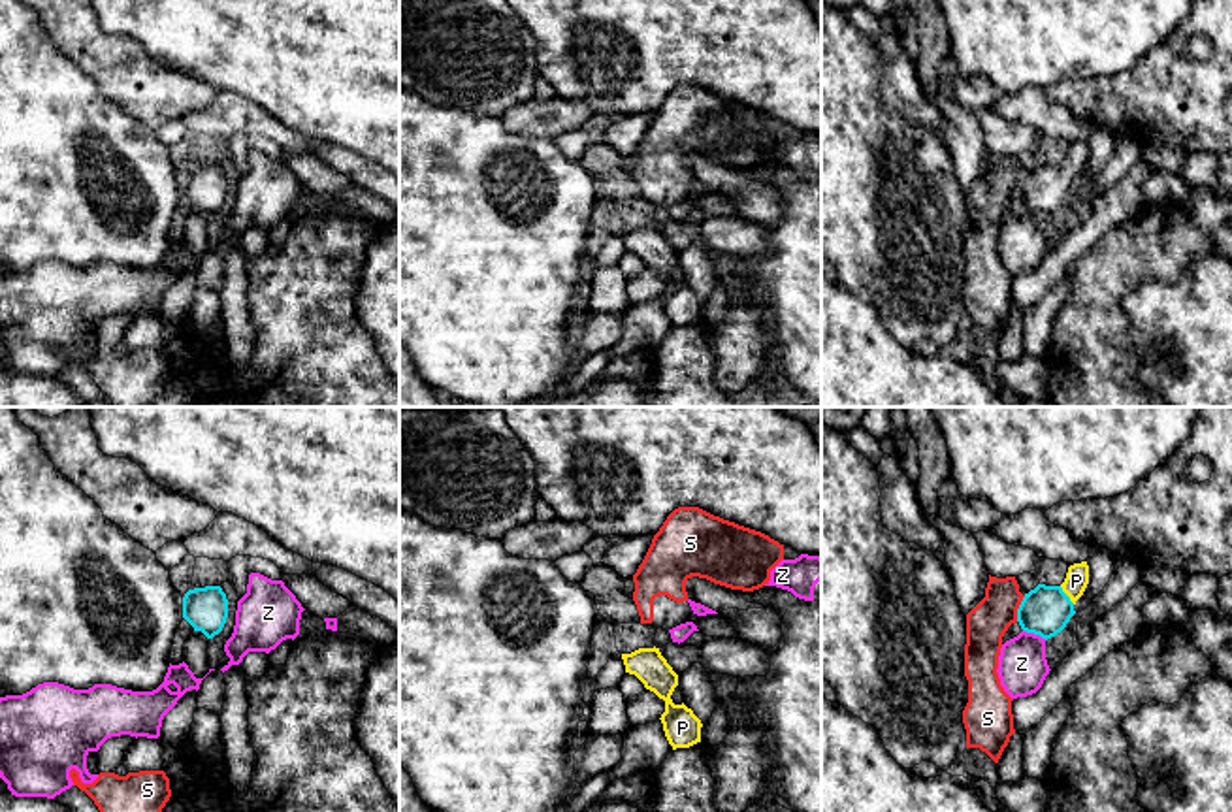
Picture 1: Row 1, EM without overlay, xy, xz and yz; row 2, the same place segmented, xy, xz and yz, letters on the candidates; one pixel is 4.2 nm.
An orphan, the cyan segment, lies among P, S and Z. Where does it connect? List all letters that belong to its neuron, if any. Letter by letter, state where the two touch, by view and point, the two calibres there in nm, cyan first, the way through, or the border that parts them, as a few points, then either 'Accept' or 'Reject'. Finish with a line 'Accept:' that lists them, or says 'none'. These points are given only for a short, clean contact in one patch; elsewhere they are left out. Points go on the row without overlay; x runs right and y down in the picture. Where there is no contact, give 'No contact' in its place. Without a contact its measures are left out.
P: Touches cyan at yz (1067, 174). Thickness 220 nm (cyan) against 100 nm. Path across: yz (1044, 189), (1067, 174), (1076, 159). Accept
S: Touches cyan at yz (1018, 187). Thickness 220 nm (cyan) against 180 nm. Boundary: yz (1025, 174), (1016, 198). Reject
Z: Touches cyan at yz (1035, 211). Thickness 220 nm (cyan) against 200 nm. Boundary: yz (1023, 208), (1046, 217). Reject
Accept: P

